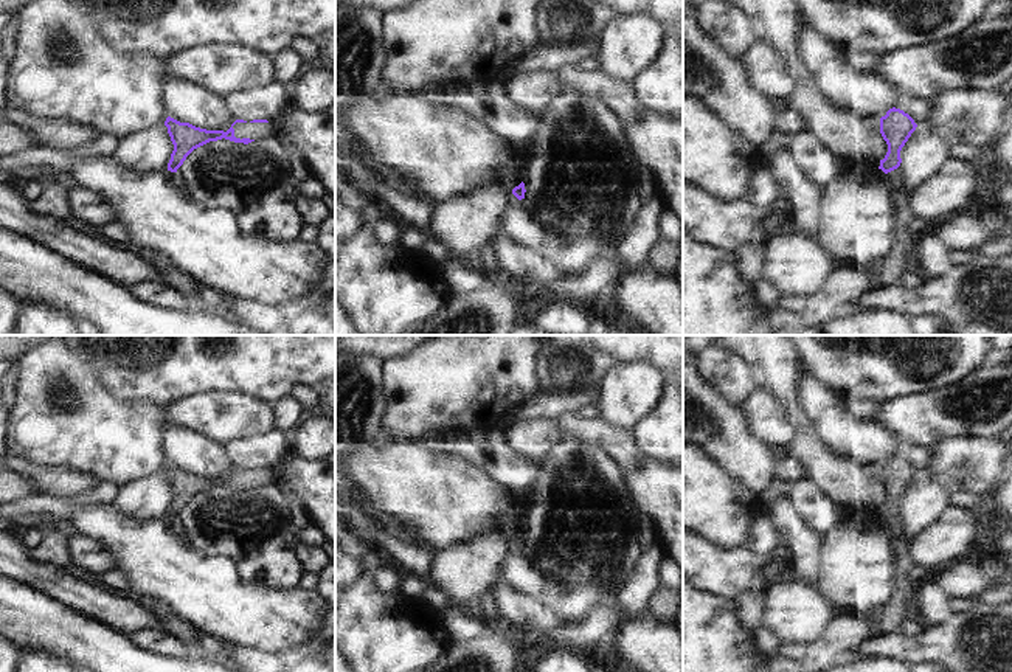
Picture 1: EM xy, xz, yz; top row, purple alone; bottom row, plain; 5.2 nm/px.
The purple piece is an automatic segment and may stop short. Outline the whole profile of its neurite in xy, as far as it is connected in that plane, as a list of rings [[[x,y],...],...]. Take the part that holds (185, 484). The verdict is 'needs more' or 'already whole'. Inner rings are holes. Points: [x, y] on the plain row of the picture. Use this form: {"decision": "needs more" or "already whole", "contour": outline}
{"decision": "already whole", "contour": [[[168,464],[166,469],[165,469],[165,473],[168,475],[168,481],[169,481],[171,489],[172,489],[172,492],[174,492],[174,498],[172,498],[172,501],[171,501],[171,507],[169,507],[169,511],[168,511],[168,518],[177,520],[177,517],[183,512],[183,509],[186,507],[186,504],[188,504],[194,497],[197,497],[197,495],[200,495],[200,494],[210,490],[210,489],[217,489],[217,487],[222,487],[222,486],[230,487],[230,489],[234,489],[234,490],[244,490],[244,492],[248,492],[248,490],[255,489],[255,487],[250,487],[250,486],[242,486],[242,487],[241,487],[241,486],[236,486],[236,484],[234,484],[234,476],[233,476],[233,473],[234,473],[236,470],[247,470],[247,469],[244,469],[244,467],[236,467],[236,469],[231,472],[231,475],[230,475],[227,480],[224,480],[224,478],[206,478],[206,476],[200,476],[200,475],[196,475],[196,473],[192,473],[192,472],[189,472],[189,470],[180,470],[180,469],[177,469],[177,467],[171,466],[171,464]]]}

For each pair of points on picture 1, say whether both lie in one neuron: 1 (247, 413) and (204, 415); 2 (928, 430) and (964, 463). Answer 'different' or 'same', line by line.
1: same
2: different

